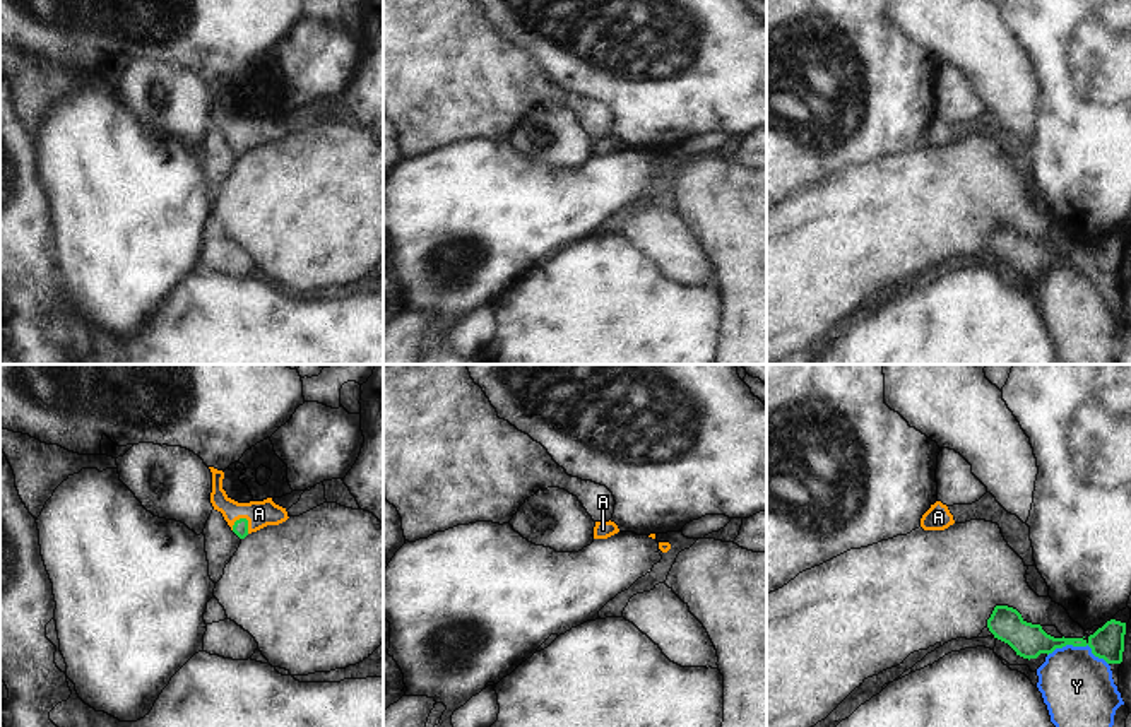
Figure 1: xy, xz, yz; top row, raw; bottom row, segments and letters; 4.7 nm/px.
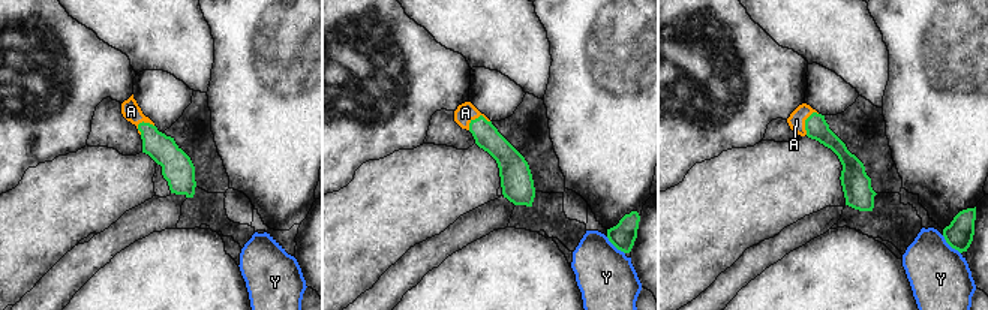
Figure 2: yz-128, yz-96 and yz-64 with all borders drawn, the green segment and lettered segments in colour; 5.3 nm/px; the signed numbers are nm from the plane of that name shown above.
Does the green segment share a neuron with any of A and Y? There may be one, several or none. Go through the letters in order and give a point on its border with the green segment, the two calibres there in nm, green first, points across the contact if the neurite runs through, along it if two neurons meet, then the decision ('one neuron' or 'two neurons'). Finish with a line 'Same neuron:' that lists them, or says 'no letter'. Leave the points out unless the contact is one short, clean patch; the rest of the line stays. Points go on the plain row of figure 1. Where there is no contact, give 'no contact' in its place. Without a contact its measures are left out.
A: xy (240, 135) | 70/130 nm | across xy (240, 144), (240, 135), (259, 130) | one neuron
Y: yz (1078, 262) | 160/340 nm | two neurons
Same neuron: A

